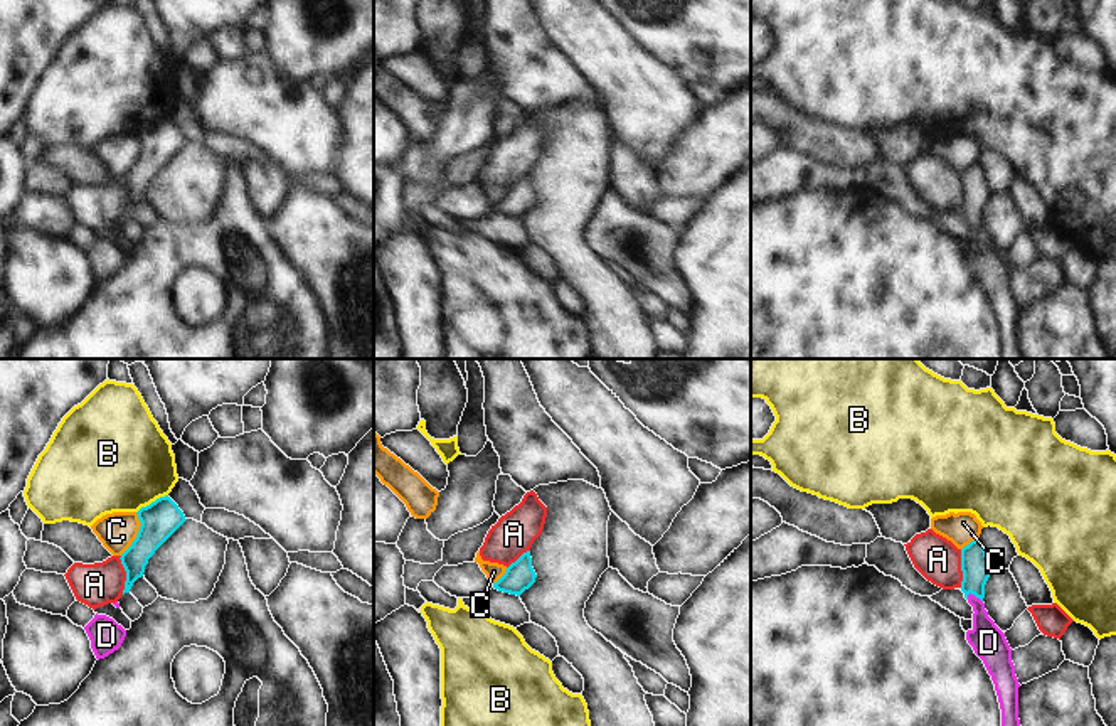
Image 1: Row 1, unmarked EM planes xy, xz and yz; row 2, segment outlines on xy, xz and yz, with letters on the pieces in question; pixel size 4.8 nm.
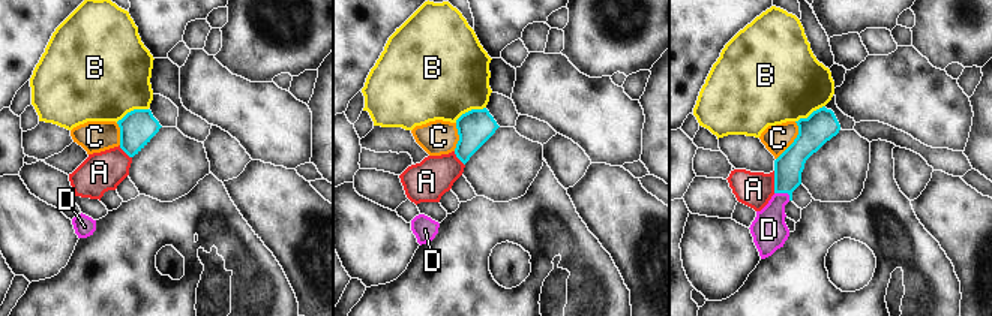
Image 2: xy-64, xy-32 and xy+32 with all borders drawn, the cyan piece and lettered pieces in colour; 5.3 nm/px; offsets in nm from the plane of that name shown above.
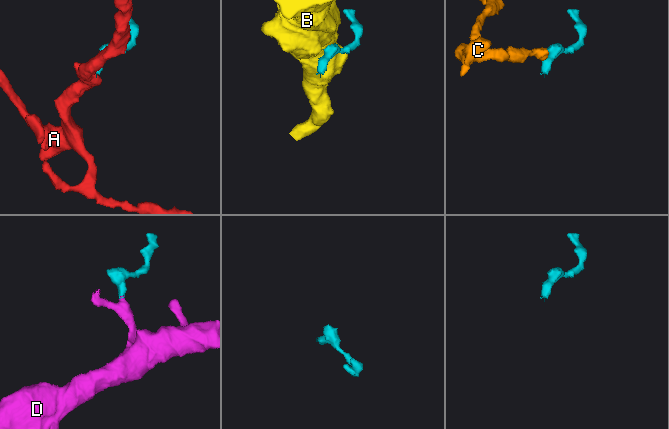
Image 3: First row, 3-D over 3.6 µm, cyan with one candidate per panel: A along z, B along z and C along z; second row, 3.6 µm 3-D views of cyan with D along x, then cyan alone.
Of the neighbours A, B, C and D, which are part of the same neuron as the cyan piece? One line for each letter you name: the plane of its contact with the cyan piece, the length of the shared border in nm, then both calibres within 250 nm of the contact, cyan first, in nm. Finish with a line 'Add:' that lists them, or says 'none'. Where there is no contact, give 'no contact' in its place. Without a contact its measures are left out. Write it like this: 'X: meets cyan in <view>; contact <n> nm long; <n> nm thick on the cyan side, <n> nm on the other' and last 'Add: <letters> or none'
D: meets cyan in yz; contact 90 nm long; 130 nm thick on the cyan side, 160 nm on the other
Add: D

